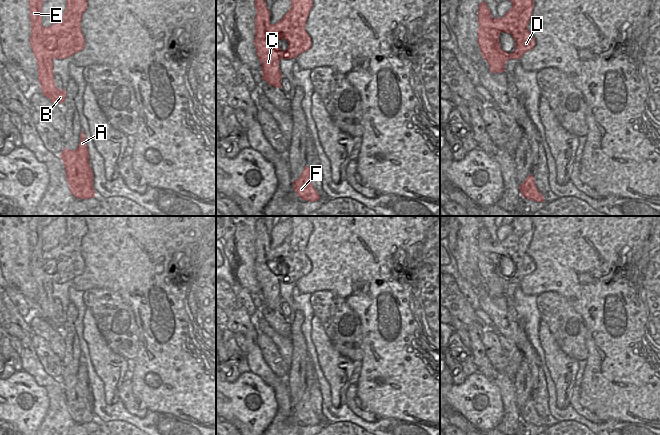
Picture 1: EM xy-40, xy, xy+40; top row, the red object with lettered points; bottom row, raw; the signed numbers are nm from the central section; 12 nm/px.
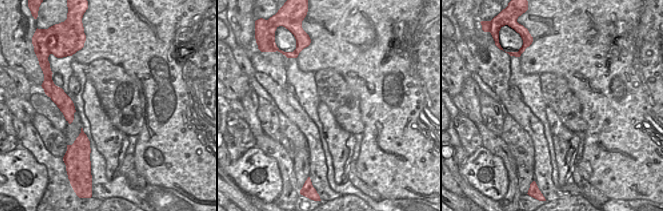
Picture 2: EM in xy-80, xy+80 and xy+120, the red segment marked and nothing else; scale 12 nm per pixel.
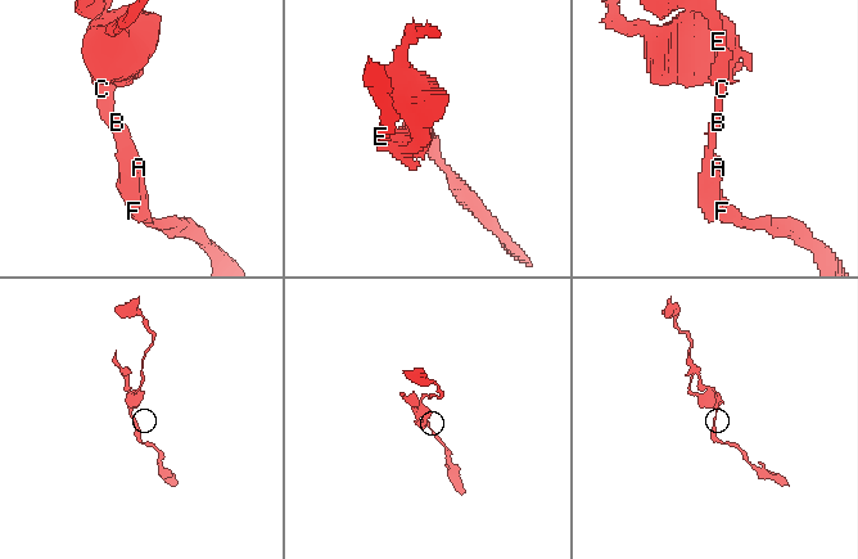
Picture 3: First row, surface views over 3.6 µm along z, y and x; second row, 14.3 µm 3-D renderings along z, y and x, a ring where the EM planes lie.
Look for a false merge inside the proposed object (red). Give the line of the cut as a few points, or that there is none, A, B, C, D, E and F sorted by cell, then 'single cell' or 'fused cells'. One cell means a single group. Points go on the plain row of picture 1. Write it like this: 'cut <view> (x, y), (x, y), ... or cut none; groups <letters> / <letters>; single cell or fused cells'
cut xy+40 (493, 243), (490, 259), (494, 269), (509, 282); groups A B C E F / D; fused cells

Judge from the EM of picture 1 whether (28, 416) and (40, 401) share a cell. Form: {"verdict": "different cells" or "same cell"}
{"verdict": "same cell"}

